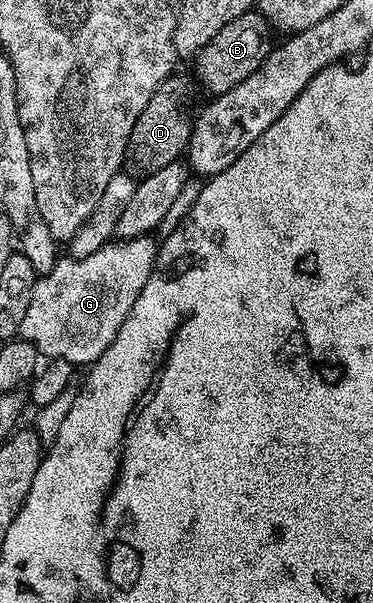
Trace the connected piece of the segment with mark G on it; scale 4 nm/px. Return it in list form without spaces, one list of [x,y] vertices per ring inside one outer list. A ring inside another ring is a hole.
[[[152,236],[133,238],[120,246],[104,245],[92,256],[76,259],[71,256],[57,257],[54,268],[46,275],[37,277],[34,284],[34,296],[30,300],[30,309],[22,320],[19,337],[23,341],[34,344],[38,352],[48,360],[65,358],[76,368],[87,367],[96,362],[106,348],[118,336],[118,328],[126,324],[130,316],[130,308],[134,308],[134,300],[138,300],[138,292],[146,288],[146,280],[150,280],[152,270],[156,266],[158,253],[157,239]]]

